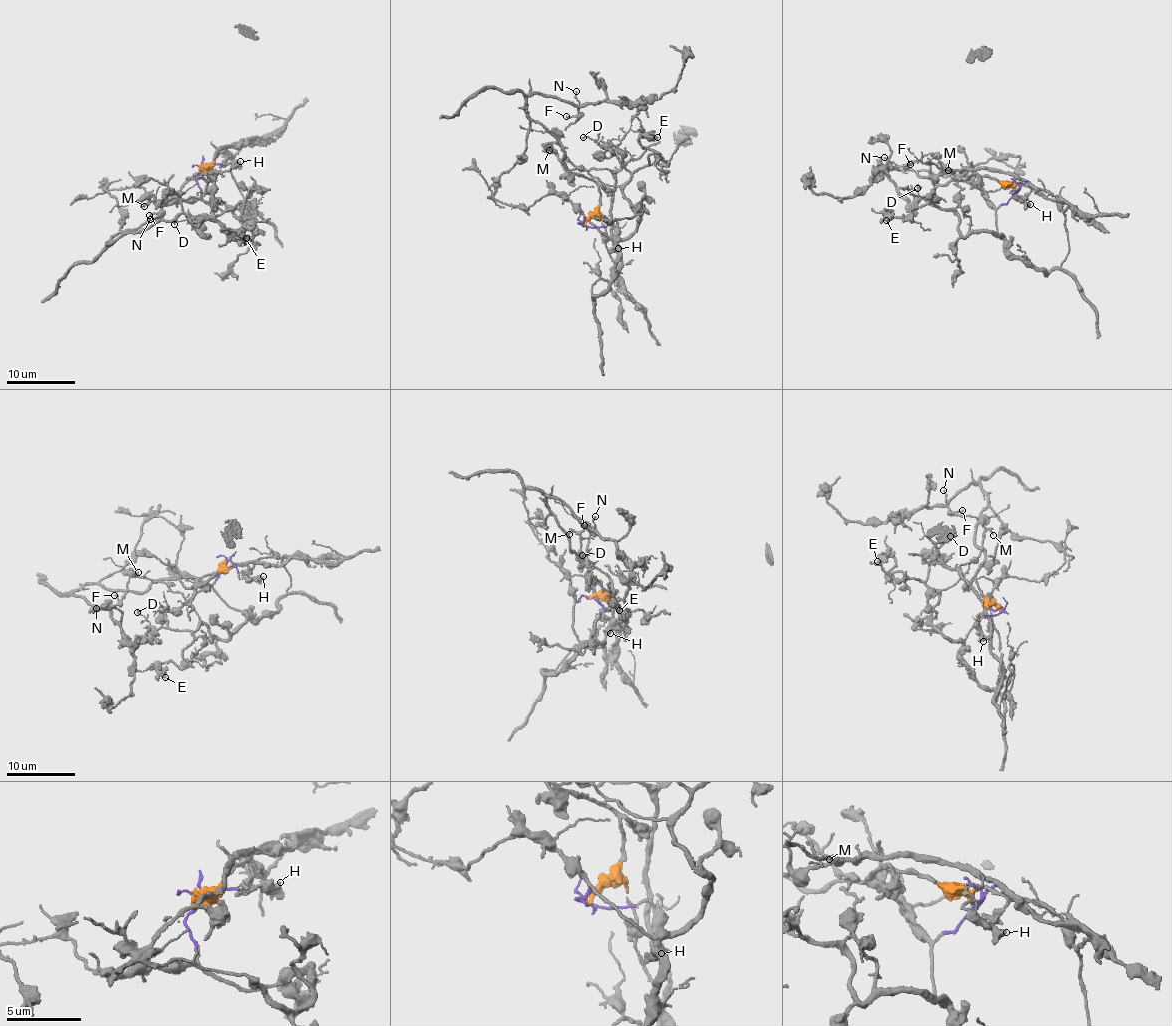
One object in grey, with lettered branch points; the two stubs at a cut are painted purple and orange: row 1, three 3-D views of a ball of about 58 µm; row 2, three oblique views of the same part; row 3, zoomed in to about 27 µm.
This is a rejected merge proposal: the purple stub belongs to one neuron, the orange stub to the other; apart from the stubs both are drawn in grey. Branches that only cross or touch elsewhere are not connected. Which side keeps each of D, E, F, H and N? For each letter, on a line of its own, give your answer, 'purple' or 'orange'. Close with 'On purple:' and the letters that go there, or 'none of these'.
D: purple
E: purple
F: orange
H: purple
N: orange
On purple: D, E, H

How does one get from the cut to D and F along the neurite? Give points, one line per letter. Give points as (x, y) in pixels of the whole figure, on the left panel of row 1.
D: (200, 171), (203, 198), (224, 210), (254, 200), (253, 215), (247, 220), (230, 207), (199, 225), (174, 225)
F: (200, 171), (164, 204), (159, 219), (118, 232), (109, 243), (145, 231), (159, 214), (149, 215)

